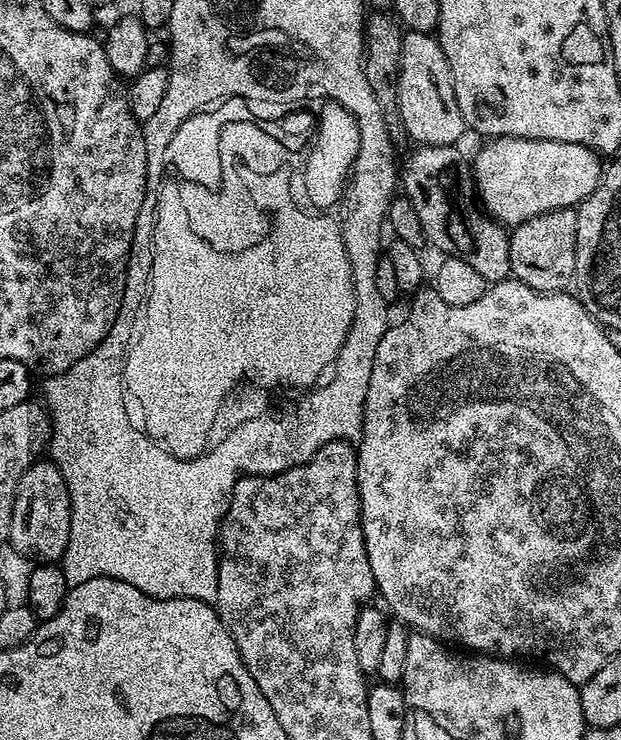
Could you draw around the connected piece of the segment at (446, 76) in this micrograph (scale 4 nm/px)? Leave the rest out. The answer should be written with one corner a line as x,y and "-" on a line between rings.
431,32
403,33
400,73
396,79
396,108
400,112
403,131
417,145
456,146
460,135
466,132
462,110
458,110
458,98
454,98
454,82
450,78
450,66
439,39

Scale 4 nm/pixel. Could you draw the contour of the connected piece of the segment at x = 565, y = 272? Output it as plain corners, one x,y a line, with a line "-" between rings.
559,208
515,225
508,238
512,276
539,292
565,291
576,274
577,234
576,208

